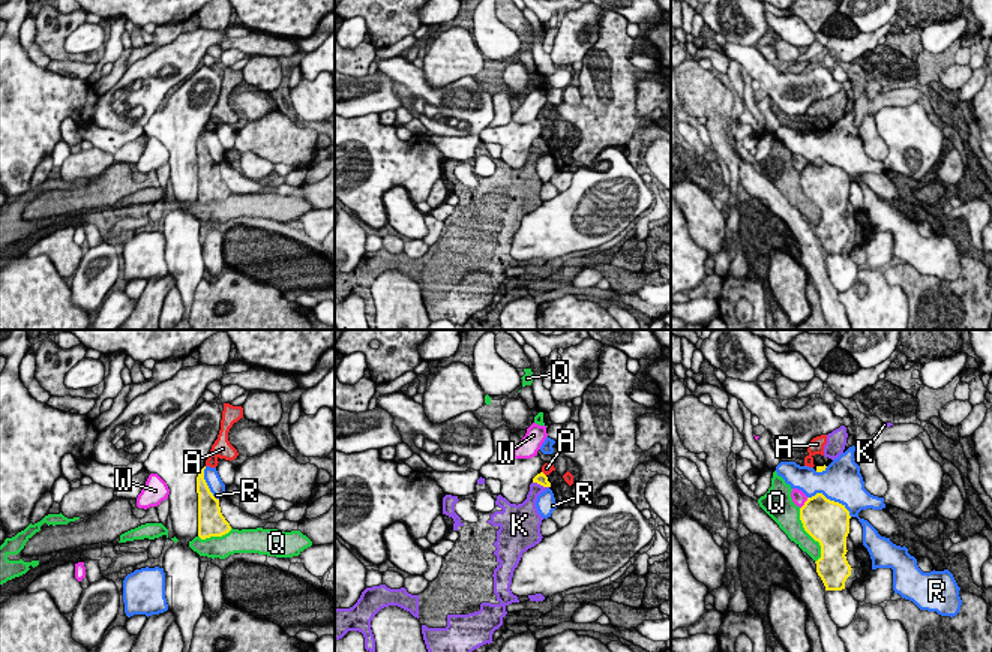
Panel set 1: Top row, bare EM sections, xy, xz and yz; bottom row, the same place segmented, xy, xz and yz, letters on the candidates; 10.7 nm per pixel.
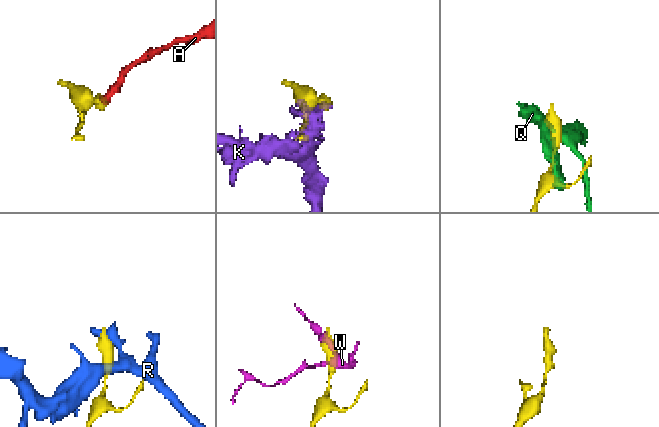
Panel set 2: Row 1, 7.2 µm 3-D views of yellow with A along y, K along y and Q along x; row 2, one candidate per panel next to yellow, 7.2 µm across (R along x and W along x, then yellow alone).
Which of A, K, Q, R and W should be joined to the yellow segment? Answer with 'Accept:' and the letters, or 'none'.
Accept: none

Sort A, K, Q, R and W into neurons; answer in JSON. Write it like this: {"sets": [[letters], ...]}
{"sets": [["A", "K"], ["Q"], ["R"], ["W"]]}

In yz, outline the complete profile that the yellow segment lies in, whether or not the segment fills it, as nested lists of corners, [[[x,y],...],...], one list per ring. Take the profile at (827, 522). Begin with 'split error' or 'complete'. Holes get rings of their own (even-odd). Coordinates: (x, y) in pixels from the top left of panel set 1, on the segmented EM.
complete; [[[822,493],[807,498],[800,508],[804,531],[821,546],[821,558],[815,564],[825,591],[845,589],[851,576],[852,568],[845,556],[849,519],[845,505],[827,499]]]

